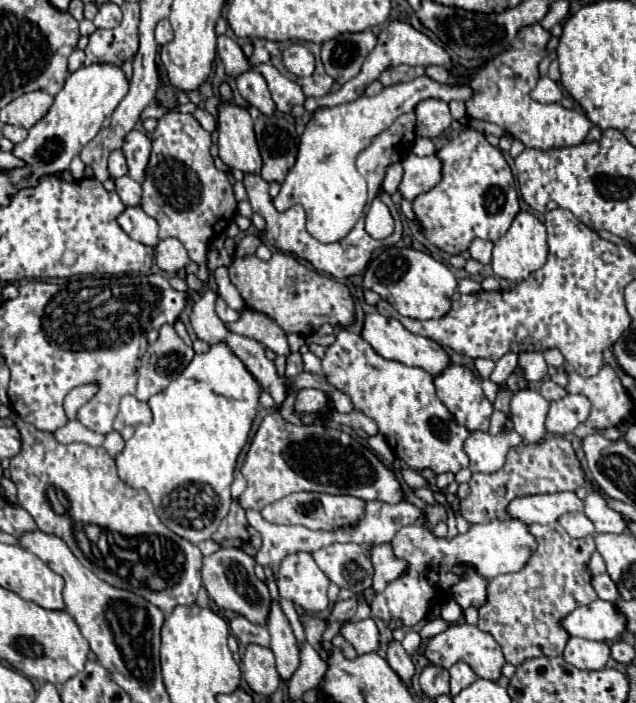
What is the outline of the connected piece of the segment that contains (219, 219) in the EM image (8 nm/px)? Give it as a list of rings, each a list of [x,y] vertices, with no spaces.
[[[167,112],[159,120],[151,142],[153,150],[145,170],[141,208],[157,220],[159,238],[177,238],[185,246],[189,258],[201,268],[197,272],[199,280],[207,284],[209,272],[205,264],[211,238],[225,232],[237,210],[233,188],[229,178],[213,164],[209,154],[211,134],[191,114]]]

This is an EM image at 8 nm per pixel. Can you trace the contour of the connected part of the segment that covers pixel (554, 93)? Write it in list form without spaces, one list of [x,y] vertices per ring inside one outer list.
[[[541,76],[537,86],[529,92],[529,96],[541,104],[549,104],[549,102],[561,102],[563,94],[561,94],[561,88],[557,86],[557,82],[553,82],[551,78],[547,76]]]

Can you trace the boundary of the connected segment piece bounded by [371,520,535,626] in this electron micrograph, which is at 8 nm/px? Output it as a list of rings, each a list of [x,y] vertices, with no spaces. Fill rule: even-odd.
[[[493,520],[487,524],[471,524],[465,534],[455,538],[437,538],[427,526],[413,524],[401,528],[391,540],[391,548],[399,560],[407,562],[403,576],[387,584],[387,588],[371,600],[371,616],[389,620],[401,620],[403,626],[415,626],[423,620],[429,606],[451,598],[451,586],[463,580],[453,572],[455,566],[473,566],[483,578],[495,578],[499,574],[517,572],[525,566],[529,554],[535,550],[535,538],[529,534],[521,520]]]

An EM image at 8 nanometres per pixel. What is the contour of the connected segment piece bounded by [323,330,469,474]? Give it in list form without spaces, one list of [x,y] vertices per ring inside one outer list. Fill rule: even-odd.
[[[341,330],[323,356],[323,372],[333,388],[351,398],[355,410],[361,410],[365,416],[375,420],[379,434],[385,436],[391,450],[409,468],[431,468],[435,474],[457,474],[461,468],[469,466],[469,458],[463,450],[469,430],[457,424],[453,414],[437,398],[433,376],[423,368],[385,360],[375,354],[359,334]]]

